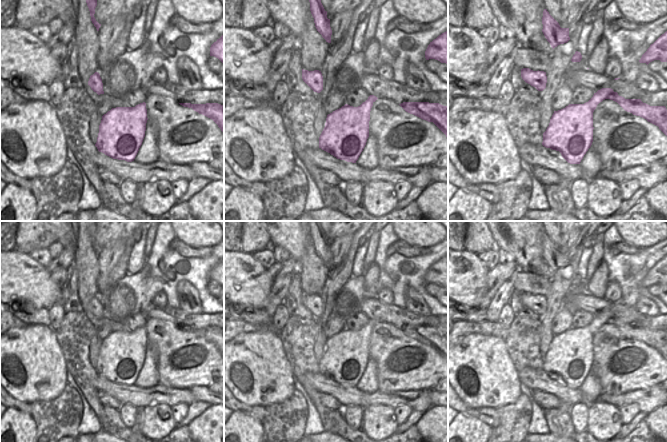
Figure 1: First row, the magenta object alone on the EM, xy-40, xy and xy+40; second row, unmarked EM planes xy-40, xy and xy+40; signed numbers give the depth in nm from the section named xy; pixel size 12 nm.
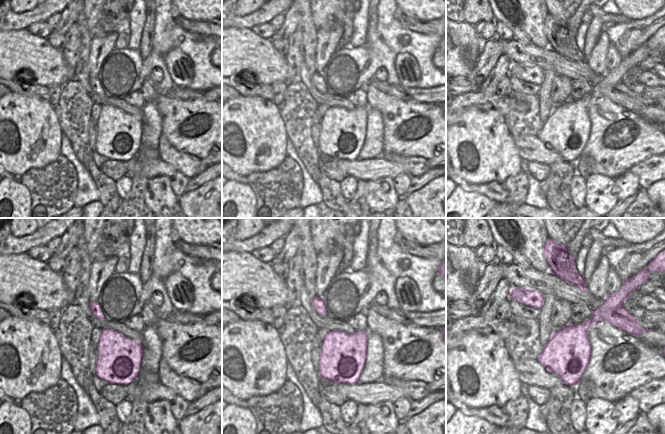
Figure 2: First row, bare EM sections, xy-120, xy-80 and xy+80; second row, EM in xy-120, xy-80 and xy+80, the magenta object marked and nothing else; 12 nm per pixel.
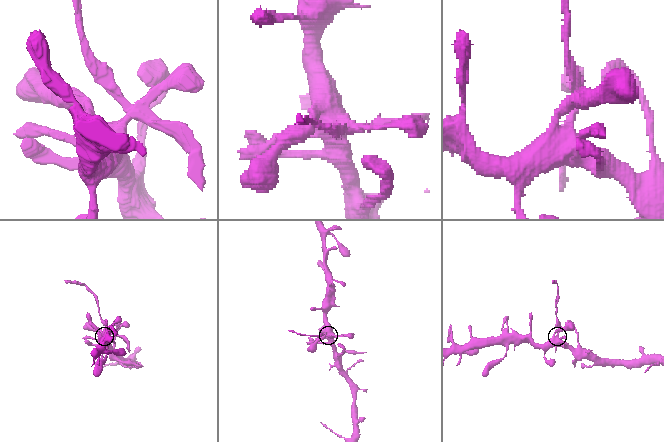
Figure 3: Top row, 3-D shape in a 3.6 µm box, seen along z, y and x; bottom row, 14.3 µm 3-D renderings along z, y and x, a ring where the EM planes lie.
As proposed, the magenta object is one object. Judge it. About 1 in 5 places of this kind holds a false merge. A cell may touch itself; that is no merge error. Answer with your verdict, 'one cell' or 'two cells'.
two cells

